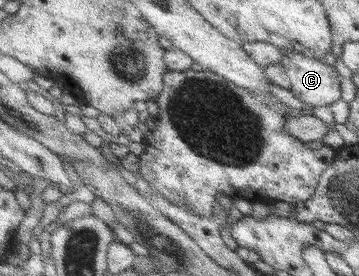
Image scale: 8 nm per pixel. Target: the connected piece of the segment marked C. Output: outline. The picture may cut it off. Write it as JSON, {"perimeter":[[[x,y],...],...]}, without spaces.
{"perimeter":[[[283,51],[281,66],[291,83],[291,92],[301,102],[312,107],[327,106],[342,99],[341,77],[336,69],[317,58],[308,58],[296,51]]]}

